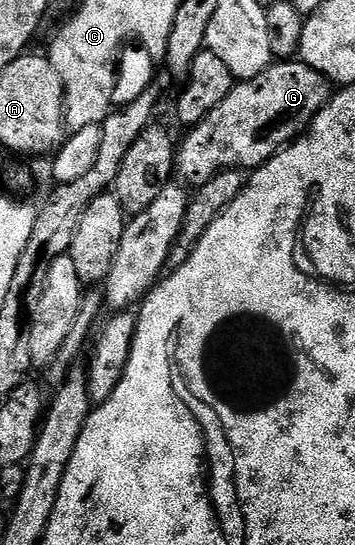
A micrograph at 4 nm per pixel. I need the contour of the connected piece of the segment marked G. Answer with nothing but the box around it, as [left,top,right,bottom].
[175,61,333,188]

